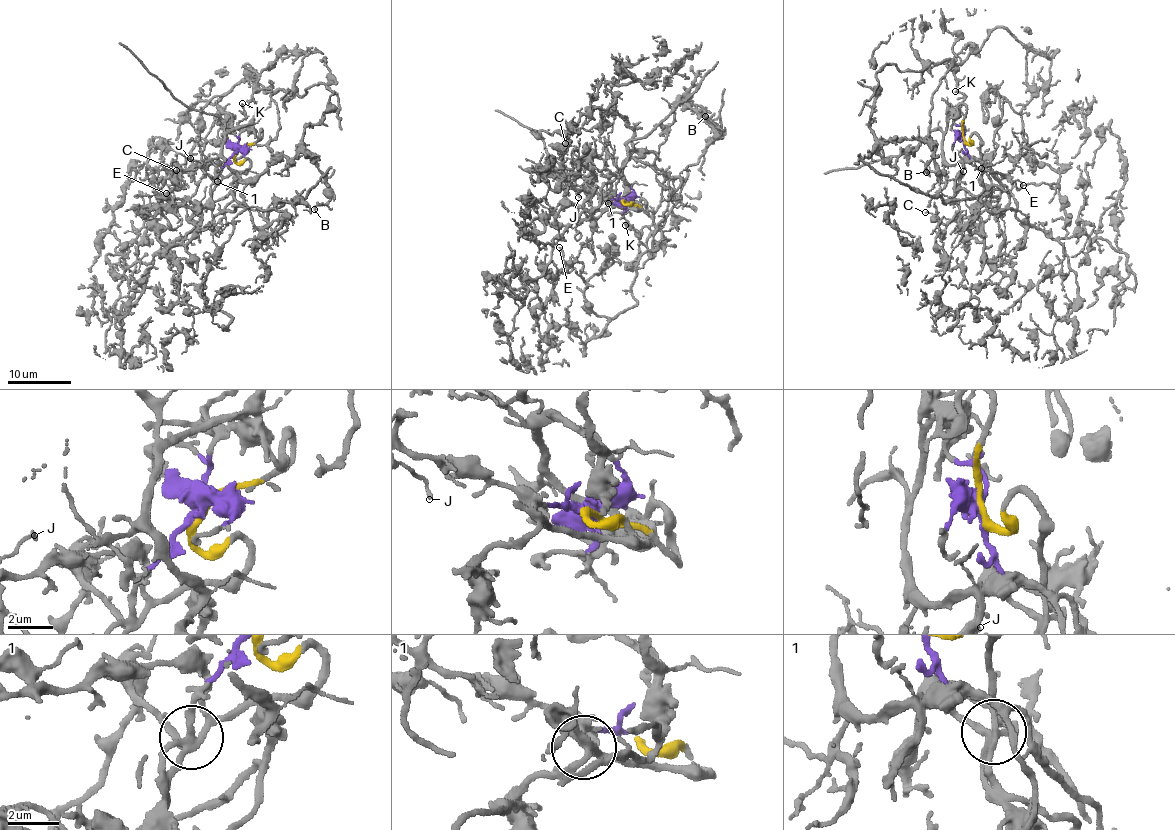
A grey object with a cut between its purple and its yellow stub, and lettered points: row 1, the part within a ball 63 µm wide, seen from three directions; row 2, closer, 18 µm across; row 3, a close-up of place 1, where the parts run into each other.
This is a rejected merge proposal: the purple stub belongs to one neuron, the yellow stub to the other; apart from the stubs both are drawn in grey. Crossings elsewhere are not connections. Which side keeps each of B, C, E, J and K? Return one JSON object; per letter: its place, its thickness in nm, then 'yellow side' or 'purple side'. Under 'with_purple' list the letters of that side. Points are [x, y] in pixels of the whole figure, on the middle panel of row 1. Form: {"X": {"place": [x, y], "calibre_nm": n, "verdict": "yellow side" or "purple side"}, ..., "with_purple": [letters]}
{"B": {"place": [705, 116], "calibre_nm": 190, "verdict": "purple side"}, "C": {"place": [565, 143], "calibre_nm": 120, "verdict": "yellow side"}, "E": {"place": [559, 247], "calibre_nm": 160, "verdict": "purple side"}, "J": {"place": [578, 197], "calibre_nm": 140, "verdict": "yellow side"}, "K": {"place": [625, 225], "calibre_nm": 120, "verdict": "purple side"}, "with_purple": ["B", "E", "K"]}

